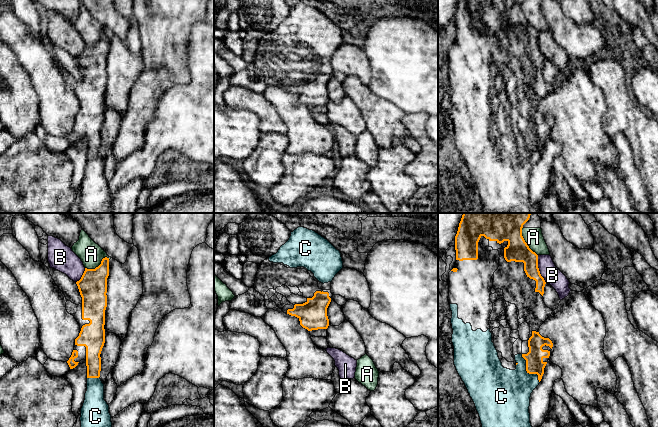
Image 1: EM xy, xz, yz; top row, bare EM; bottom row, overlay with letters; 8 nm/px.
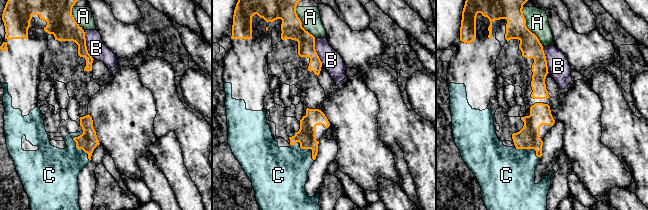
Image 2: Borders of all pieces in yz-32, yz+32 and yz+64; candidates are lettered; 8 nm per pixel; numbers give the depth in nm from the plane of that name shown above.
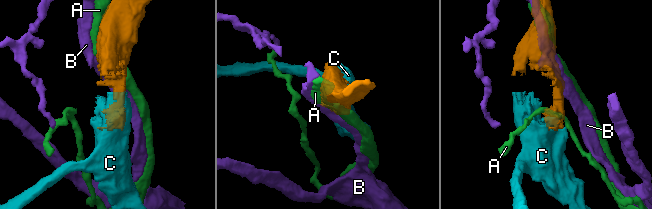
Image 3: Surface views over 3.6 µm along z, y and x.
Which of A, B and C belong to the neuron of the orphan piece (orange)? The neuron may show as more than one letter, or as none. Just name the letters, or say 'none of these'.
C

